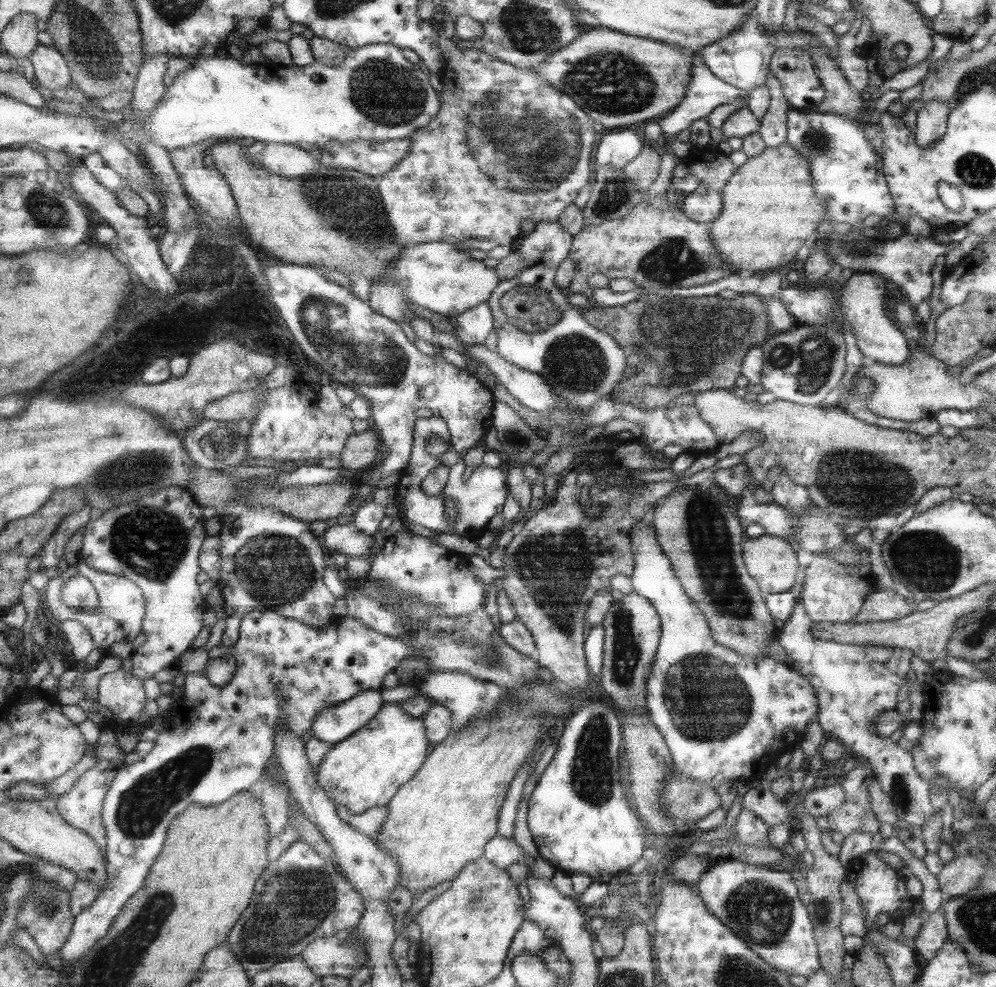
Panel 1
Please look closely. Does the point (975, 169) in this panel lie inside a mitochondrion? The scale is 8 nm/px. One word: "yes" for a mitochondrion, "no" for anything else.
yes

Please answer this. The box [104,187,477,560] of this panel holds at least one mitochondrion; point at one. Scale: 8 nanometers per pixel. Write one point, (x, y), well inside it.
(350, 347)

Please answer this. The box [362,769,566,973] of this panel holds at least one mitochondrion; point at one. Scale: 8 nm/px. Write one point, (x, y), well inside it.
(475, 896)

